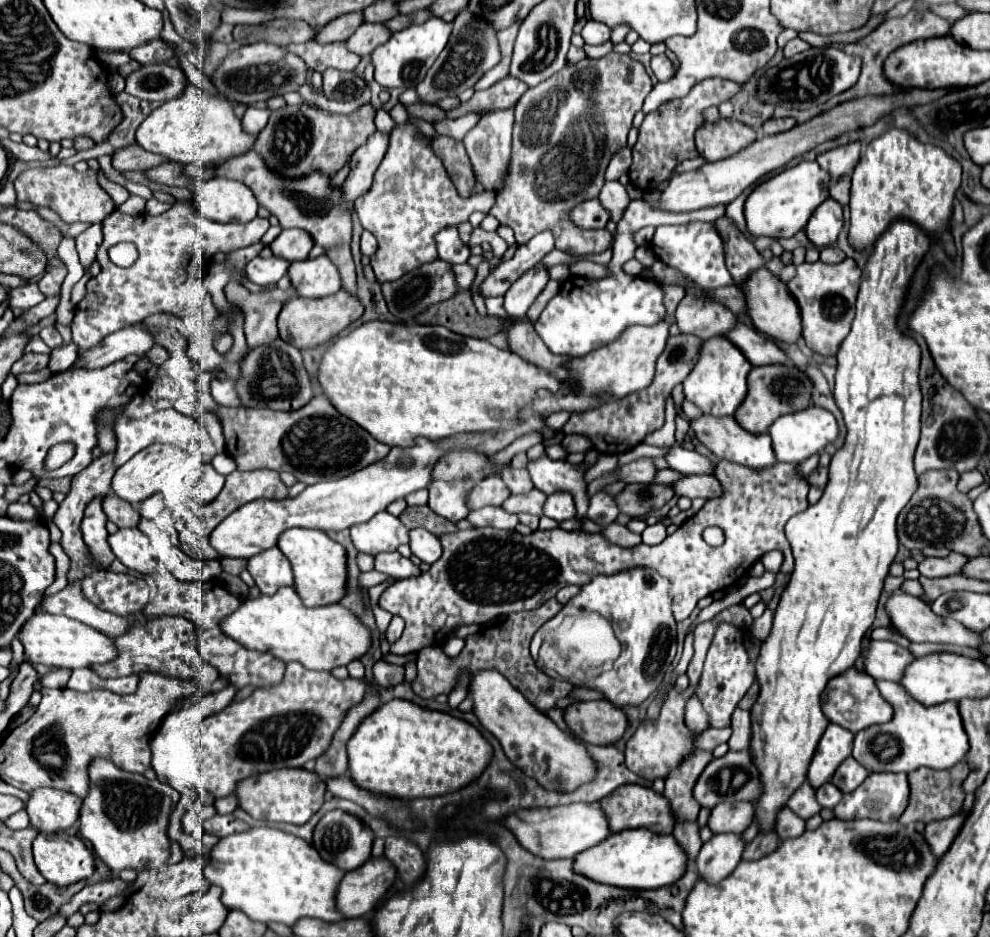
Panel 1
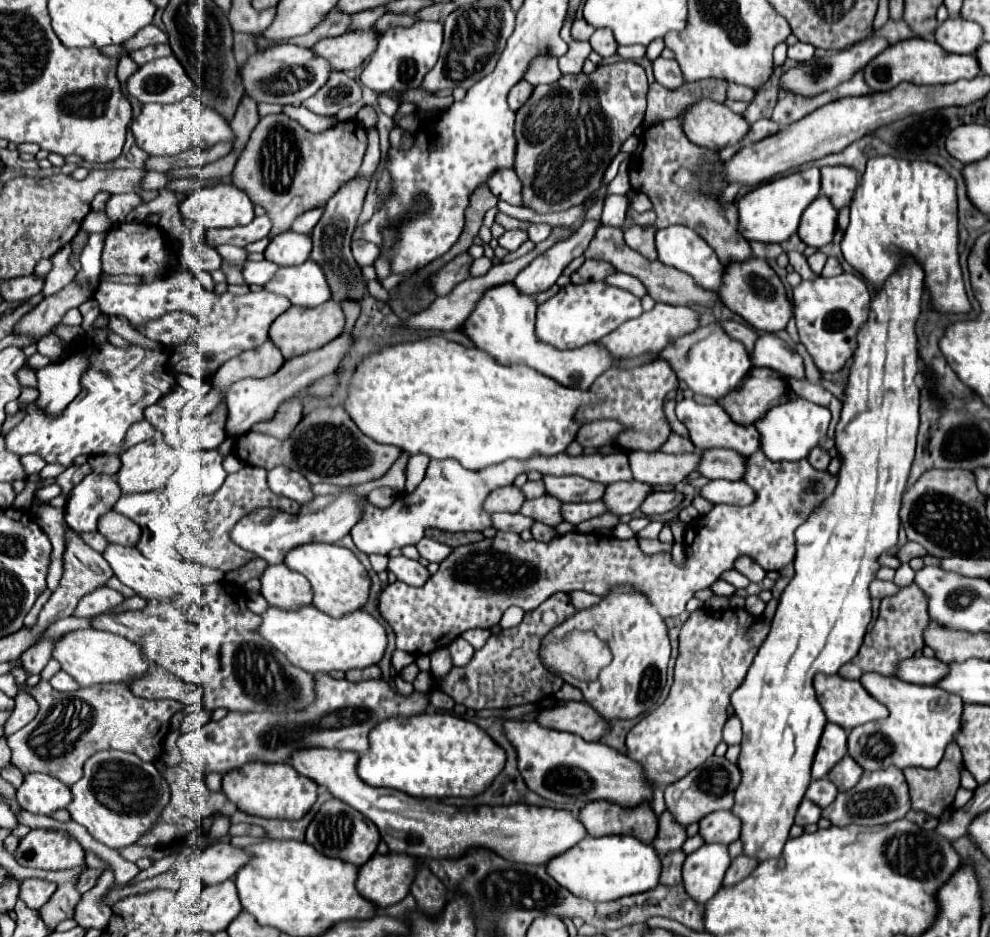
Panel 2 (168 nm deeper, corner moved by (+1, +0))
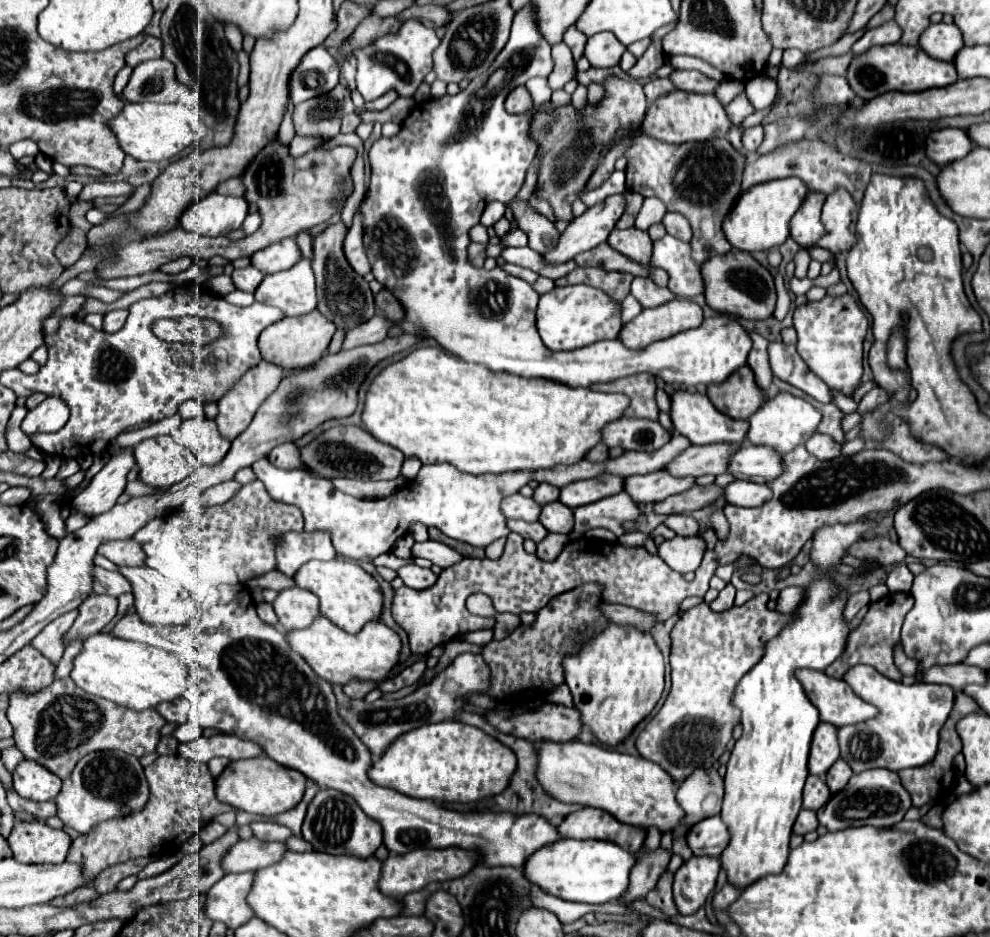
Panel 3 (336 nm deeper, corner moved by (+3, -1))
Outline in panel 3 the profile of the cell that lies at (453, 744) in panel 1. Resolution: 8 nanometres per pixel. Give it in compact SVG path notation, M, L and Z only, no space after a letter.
M439 722L403 734L387 752L373 762L369 778L411 798L435 802L477 802L501 794L517 766L513 750L475 726L461 722Z

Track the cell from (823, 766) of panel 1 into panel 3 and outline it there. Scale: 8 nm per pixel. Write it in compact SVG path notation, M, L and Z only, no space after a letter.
M819 722L813 732L811 750L809 750L809 772L817 776L825 776L825 772L833 766L839 758L839 744L837 744L837 728L833 724Z

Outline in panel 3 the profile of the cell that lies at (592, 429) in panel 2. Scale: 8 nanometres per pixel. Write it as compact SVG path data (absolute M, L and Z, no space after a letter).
M619 418L605 426L603 444L609 448L621 446L625 450L655 452L671 440L673 432L663 428L659 422L641 418Z

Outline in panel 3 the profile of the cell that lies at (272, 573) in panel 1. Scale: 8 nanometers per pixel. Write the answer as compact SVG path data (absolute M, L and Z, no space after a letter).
M299 586L279 592L277 600L273 602L273 608L279 616L279 626L285 632L307 628L317 616L321 616L317 596Z

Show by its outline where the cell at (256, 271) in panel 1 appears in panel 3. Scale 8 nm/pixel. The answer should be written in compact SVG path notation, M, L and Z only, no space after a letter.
M247 266L247 268L241 268L241 270L235 270L233 272L233 284L237 290L243 290L243 292L255 292L255 288L259 286L259 282L263 280L263 274L253 268L253 266Z

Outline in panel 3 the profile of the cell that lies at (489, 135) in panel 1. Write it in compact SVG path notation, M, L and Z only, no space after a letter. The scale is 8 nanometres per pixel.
M513 200L513 202L509 202L509 206L513 208L513 216L519 222L519 228L529 236L531 250L545 254L545 252L549 252L549 248L553 248L553 244L557 244L557 236L561 236L561 234L553 222L549 222L545 216L531 210L527 202Z

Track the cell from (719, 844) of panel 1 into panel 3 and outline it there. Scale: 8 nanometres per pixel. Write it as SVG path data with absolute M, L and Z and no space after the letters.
M693 856L691 860L683 862L683 866L675 872L673 890L673 900L677 904L679 914L693 914L709 900L719 870L719 858L711 856Z

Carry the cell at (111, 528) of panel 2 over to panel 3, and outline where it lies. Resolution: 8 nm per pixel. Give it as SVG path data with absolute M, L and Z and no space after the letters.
M113 540L99 548L99 554L115 562L117 566L145 566L145 552L137 540Z

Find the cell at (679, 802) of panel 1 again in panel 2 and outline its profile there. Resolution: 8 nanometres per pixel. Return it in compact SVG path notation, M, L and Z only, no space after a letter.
M665 811L661 817L659 817L659 833L653 841L653 847L657 849L657 853L663 857L665 853L669 851L675 851L679 849L687 839L687 831L681 823L675 823L675 817Z

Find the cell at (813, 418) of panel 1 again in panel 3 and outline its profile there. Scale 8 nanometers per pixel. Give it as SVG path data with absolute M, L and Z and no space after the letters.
M779 392L777 396L769 398L751 418L749 418L749 432L747 438L751 444L771 446L781 454L791 452L797 444L803 444L809 440L809 436L817 430L817 424L821 422L821 414L803 398L797 398L787 392Z

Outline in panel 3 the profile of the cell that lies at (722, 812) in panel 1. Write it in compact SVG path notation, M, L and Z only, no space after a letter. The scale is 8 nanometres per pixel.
M719 816L705 818L697 822L685 836L691 852L695 856L713 856L719 858L725 846L729 844L729 830Z

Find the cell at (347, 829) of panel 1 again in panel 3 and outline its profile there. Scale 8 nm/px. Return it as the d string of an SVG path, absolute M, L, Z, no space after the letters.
M319 790L315 798L307 806L307 816L303 822L303 838L313 844L315 850L327 854L353 854L359 858L369 858L383 844L383 830L377 820L369 820L365 812L361 812L359 804L345 796L343 792Z

